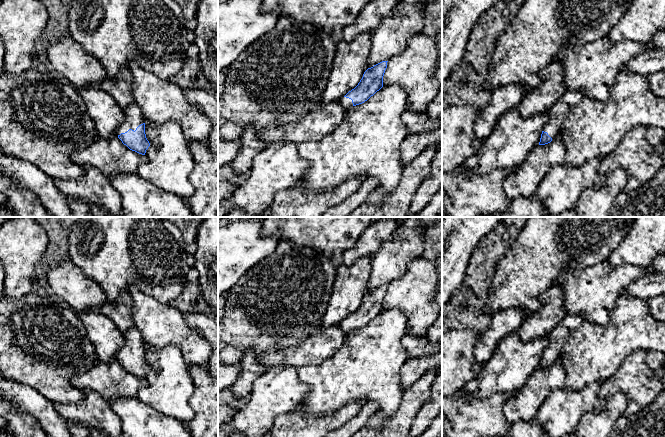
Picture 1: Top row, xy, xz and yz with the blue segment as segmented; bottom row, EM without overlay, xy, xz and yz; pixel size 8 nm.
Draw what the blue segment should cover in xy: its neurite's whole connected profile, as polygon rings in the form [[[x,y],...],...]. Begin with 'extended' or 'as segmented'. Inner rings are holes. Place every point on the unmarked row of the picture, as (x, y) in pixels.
extended; [[[132,325],[125,333],[123,347],[117,352],[116,359],[130,374],[145,379],[150,370],[145,358],[147,345],[139,329]]]

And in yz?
extended; [[[582,314],[566,315],[547,333],[549,342],[543,351],[539,369],[545,369],[552,365],[561,353],[569,333],[580,327],[585,321]]]

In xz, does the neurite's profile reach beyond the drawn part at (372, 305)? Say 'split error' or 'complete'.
split error

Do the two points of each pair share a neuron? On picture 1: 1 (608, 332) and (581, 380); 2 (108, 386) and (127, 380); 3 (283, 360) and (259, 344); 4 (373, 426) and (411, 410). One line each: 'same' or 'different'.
1: same
2: same
3: different
4: same

